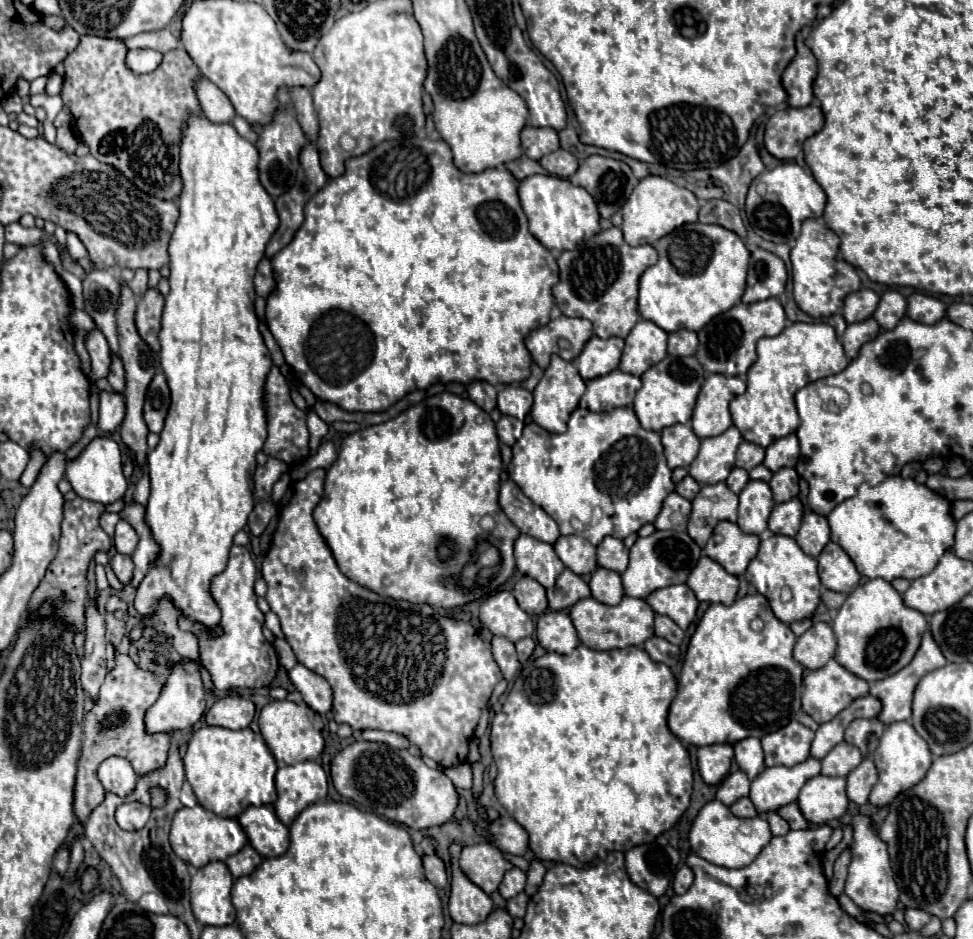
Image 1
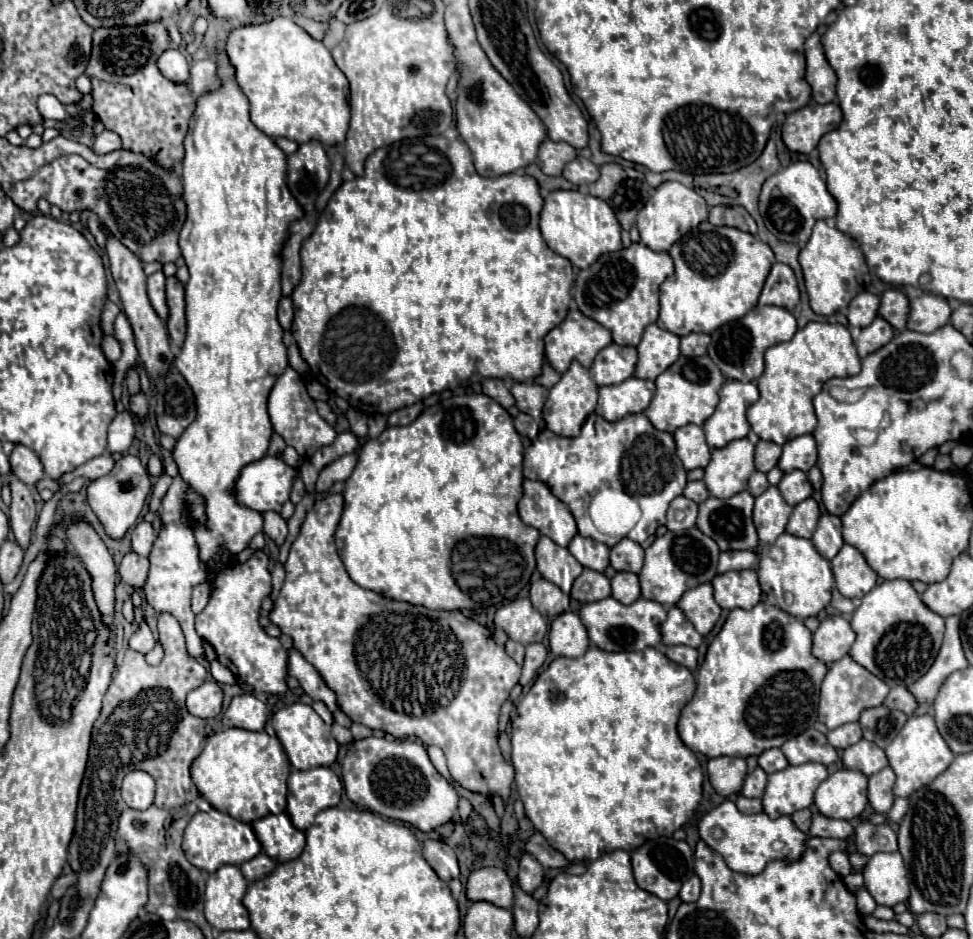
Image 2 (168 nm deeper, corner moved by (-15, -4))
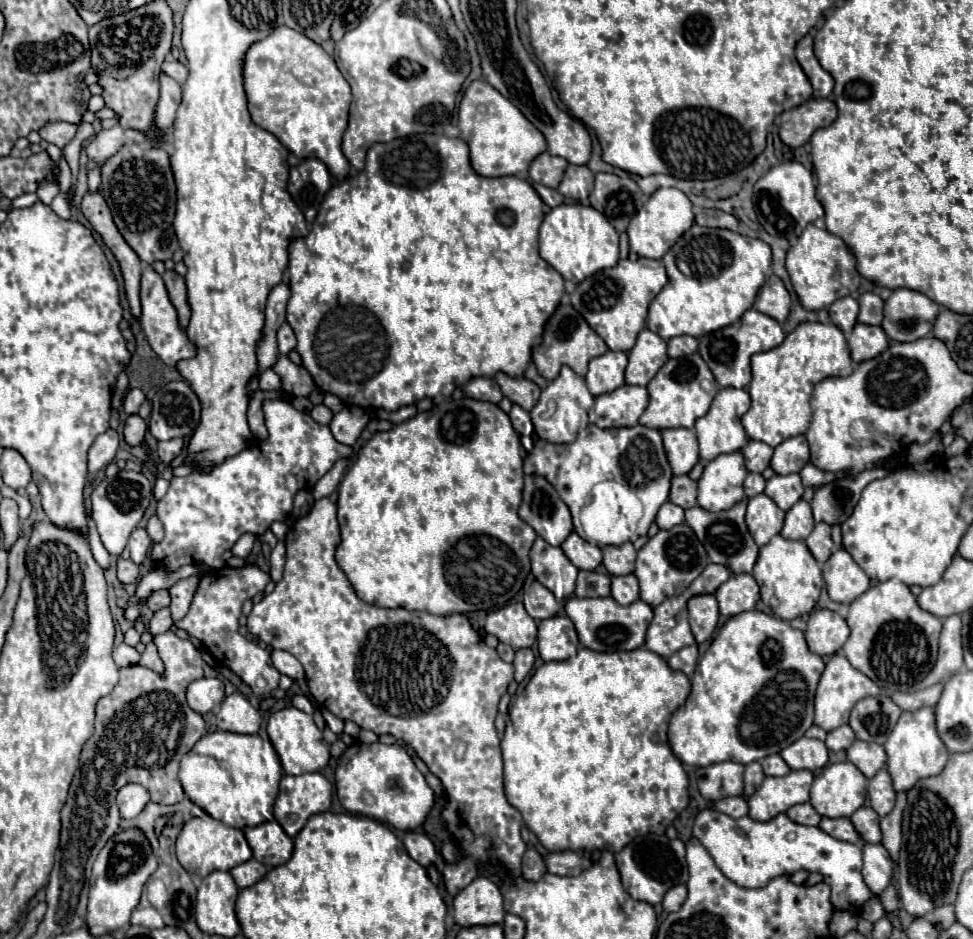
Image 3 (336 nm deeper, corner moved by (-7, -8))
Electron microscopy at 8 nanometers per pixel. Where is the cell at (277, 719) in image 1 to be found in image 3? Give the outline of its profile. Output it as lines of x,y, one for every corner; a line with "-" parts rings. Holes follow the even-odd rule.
287,706
269,718
267,734
271,738
273,748
279,754
285,774
317,772
323,766
327,766
327,762
329,762
329,744
323,742
323,732
315,726
315,722
309,714
293,708
293,706

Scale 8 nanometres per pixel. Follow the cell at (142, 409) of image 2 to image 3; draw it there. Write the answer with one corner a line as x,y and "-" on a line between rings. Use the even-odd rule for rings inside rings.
129,416
125,420
125,428
123,428
123,438
129,446
139,446
145,438
145,432
147,432
147,424
141,416

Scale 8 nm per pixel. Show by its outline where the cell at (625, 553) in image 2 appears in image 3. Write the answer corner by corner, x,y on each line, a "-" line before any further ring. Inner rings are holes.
631,542
621,546
605,546
603,548
603,566
611,576
619,574
631,574
635,568
635,556
637,550

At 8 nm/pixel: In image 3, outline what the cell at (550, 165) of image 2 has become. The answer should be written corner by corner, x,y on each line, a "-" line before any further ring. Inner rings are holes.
543,152
533,160
533,164
529,168
529,176
537,184
557,188
565,174
565,168
567,168
567,160
563,160
559,156
551,156
549,152

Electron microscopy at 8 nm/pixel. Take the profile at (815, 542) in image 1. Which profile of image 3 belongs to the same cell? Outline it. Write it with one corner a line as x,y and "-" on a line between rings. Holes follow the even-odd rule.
815,524
813,532
807,536
805,544
809,546
815,560
819,564
823,564
835,550
835,544
831,540
831,526
829,524

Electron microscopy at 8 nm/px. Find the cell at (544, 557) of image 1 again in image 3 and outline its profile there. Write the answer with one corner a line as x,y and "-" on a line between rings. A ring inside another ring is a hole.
537,538
531,548
531,572
535,578
547,586
555,598
561,602
575,592
575,580
579,568
563,554
561,548
547,544
543,538

